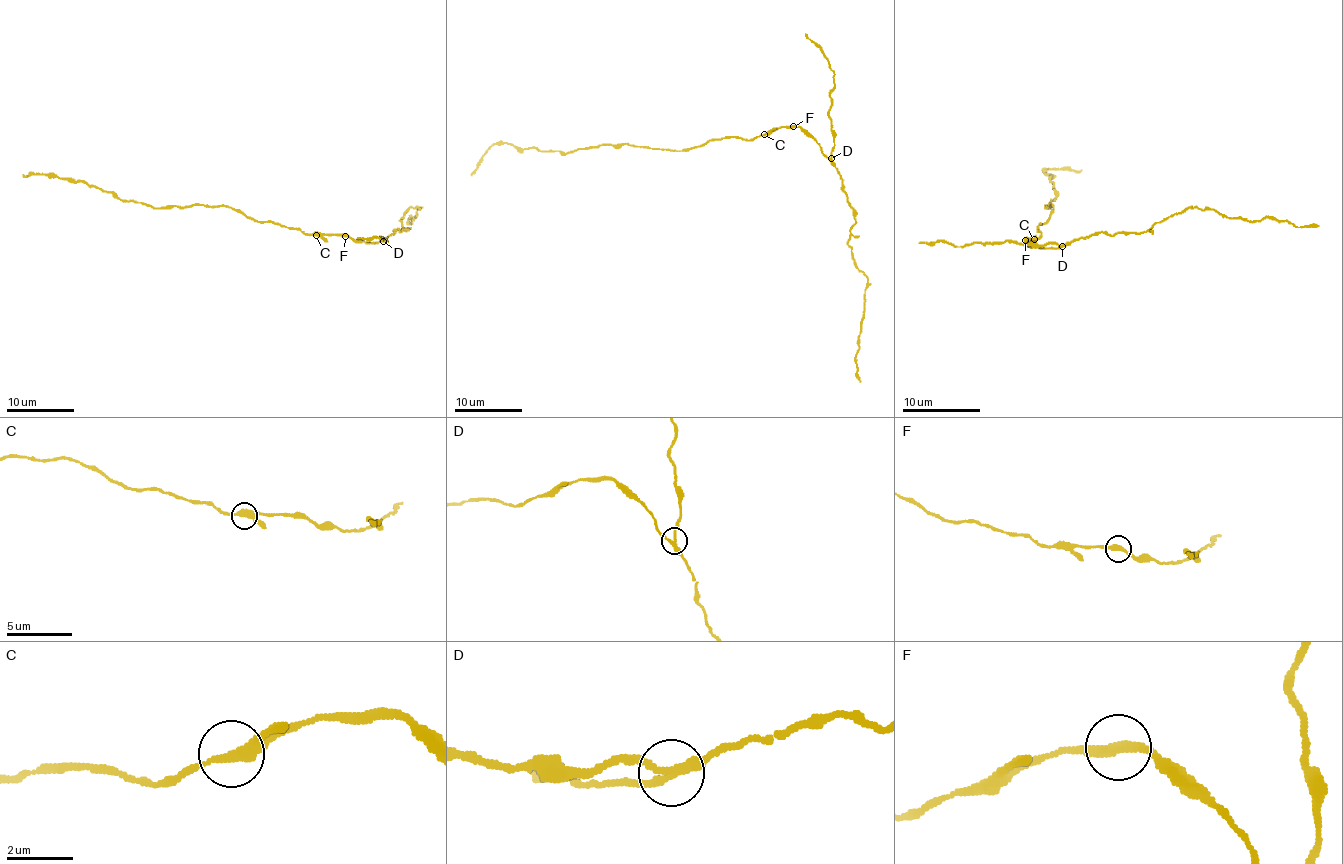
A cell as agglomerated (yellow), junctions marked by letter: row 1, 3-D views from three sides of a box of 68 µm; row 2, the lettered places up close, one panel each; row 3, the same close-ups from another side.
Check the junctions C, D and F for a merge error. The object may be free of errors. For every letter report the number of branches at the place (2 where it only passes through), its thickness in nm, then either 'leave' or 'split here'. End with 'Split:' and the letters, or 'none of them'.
C: 3 branches meet; 320 nm thick; leave
D: 3 branches meet; 240 nm thick; split here
F: 2 branches meet; 280 nm thick; leave
Split: D

